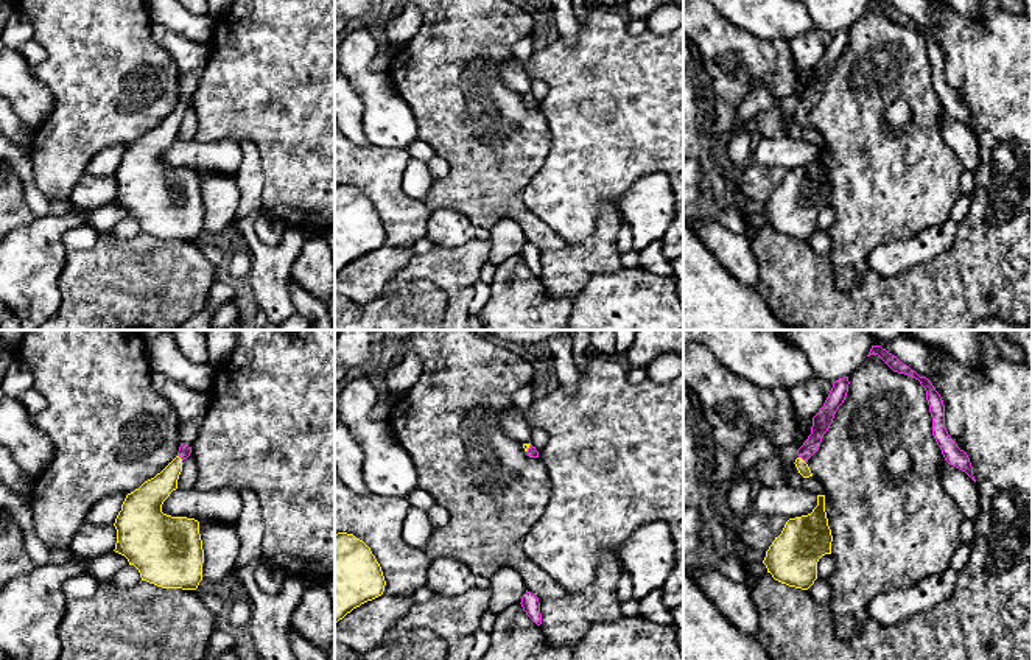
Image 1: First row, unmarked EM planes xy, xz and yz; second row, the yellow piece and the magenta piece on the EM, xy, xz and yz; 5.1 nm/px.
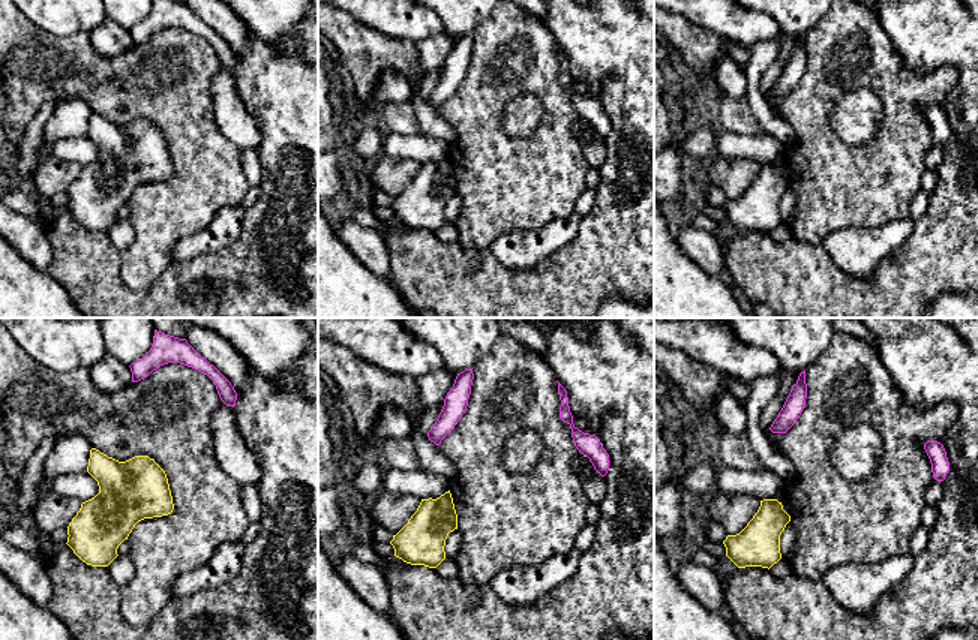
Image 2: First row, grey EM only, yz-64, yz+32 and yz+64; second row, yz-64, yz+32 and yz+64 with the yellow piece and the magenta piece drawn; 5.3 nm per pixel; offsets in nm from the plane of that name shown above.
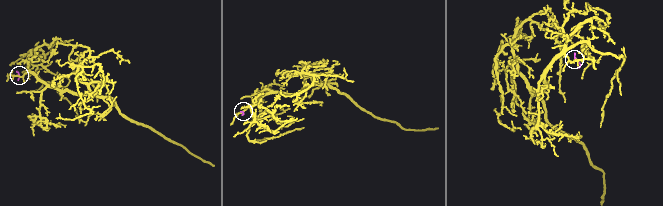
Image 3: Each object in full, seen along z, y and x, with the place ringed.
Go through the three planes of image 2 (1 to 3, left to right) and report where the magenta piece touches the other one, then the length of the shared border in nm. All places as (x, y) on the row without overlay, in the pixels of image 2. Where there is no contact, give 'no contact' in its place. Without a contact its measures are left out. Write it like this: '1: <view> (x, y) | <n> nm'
1: no contact
2: no contact
3: no contact

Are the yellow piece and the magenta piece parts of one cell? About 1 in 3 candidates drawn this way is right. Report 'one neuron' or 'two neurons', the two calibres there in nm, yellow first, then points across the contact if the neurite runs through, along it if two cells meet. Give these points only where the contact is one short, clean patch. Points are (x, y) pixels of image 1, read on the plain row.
one neuron | 60/100 nm | across yz (800, 115), (802, 111), (821, 73)

